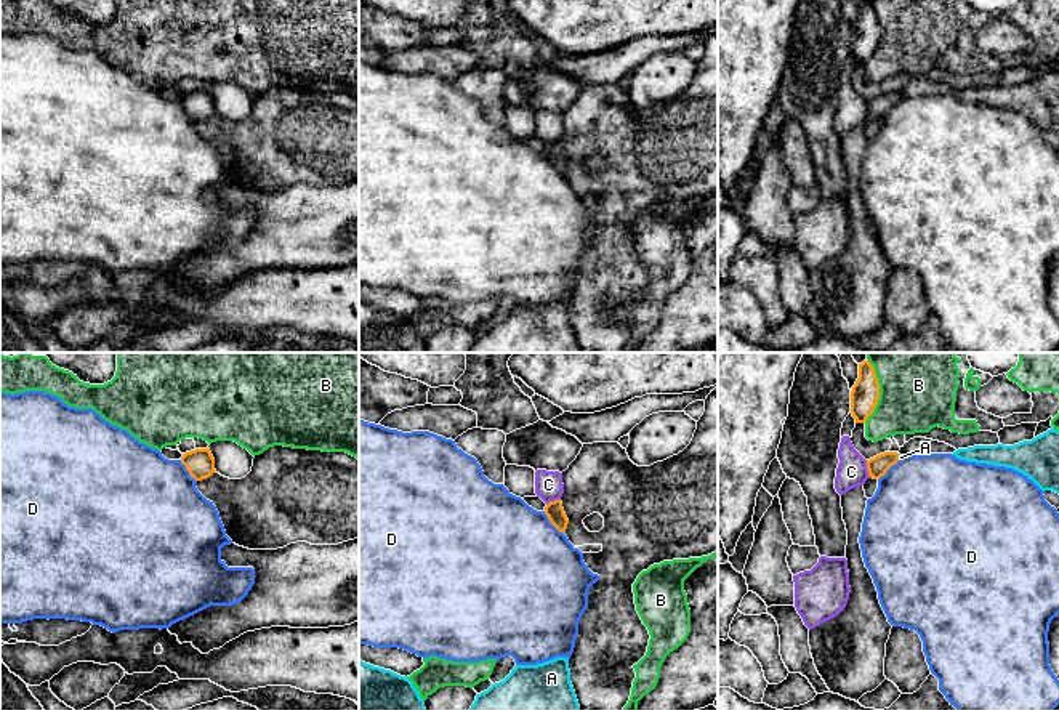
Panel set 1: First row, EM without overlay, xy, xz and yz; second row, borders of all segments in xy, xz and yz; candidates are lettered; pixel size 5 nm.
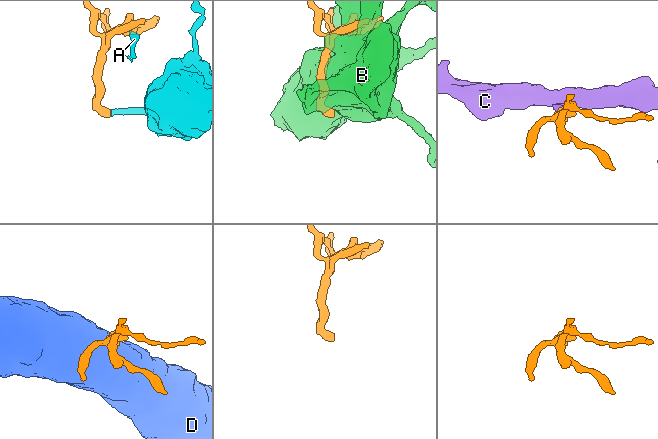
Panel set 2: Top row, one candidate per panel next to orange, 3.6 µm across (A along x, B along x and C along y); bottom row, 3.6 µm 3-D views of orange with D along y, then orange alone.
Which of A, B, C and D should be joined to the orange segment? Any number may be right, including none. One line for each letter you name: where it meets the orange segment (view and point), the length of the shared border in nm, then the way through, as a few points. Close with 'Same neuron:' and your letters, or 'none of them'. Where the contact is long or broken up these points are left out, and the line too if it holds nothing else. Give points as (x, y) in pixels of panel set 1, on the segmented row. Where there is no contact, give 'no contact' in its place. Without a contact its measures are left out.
A: meets orange in yz at (897, 457); contact 30 nm long
Same neuron: A

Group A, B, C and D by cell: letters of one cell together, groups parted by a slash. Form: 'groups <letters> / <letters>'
groups A / B / C / D

